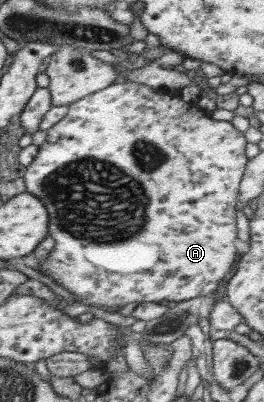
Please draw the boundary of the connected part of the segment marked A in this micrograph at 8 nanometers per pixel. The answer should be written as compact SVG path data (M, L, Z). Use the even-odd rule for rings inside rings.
M115 81L100 91L85 95L82 99L67 104L63 118L46 130L47 136L38 146L34 159L25 167L22 179L26 193L34 195L46 209L48 215L49 236L54 241L54 248L48 258L38 260L43 275L53 279L58 285L68 289L85 305L104 305L106 307L128 305L128 303L146 303L146 301L181 301L193 297L210 295L218 283L228 273L235 260L234 240L236 233L236 197L240 179L247 162L244 155L243 133L236 130L229 121L216 121L209 113L195 103L182 102L174 95L156 93L152 87L146 87L133 81Z

